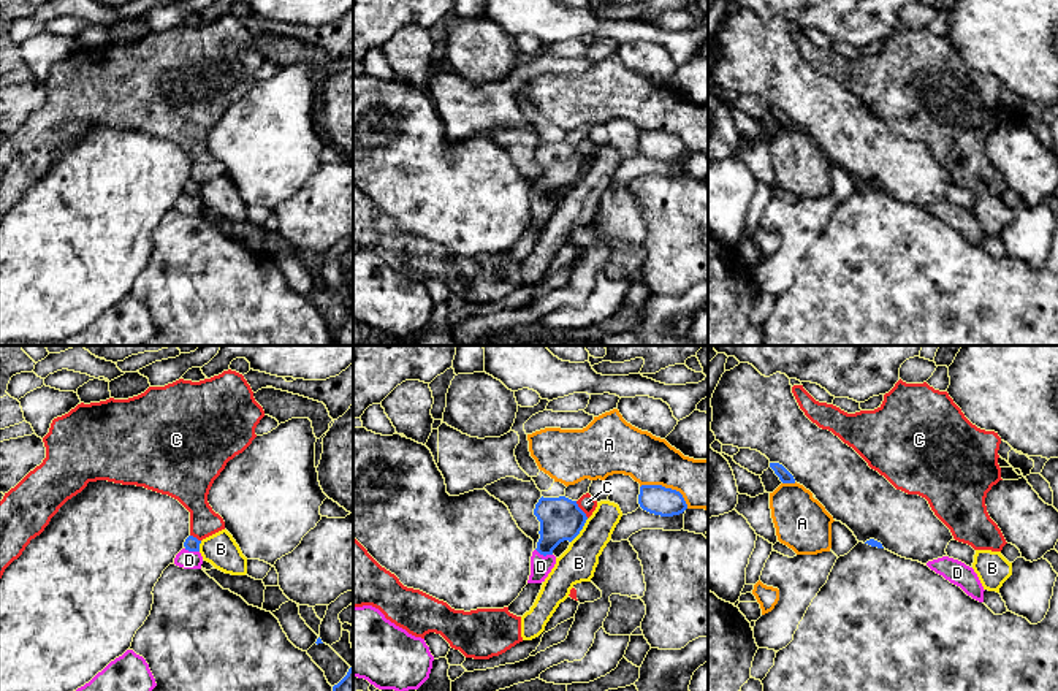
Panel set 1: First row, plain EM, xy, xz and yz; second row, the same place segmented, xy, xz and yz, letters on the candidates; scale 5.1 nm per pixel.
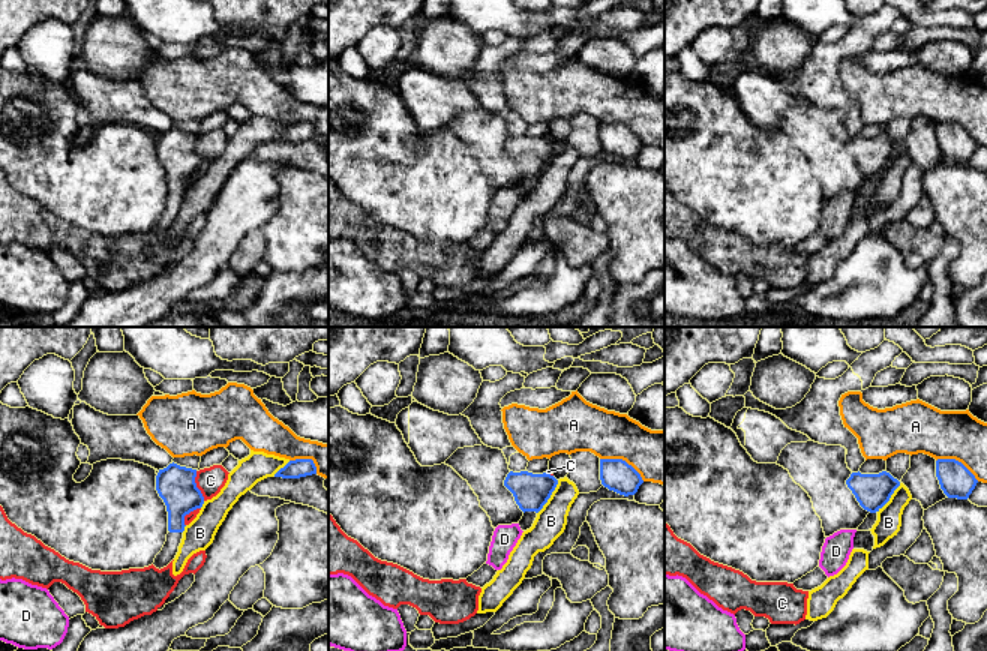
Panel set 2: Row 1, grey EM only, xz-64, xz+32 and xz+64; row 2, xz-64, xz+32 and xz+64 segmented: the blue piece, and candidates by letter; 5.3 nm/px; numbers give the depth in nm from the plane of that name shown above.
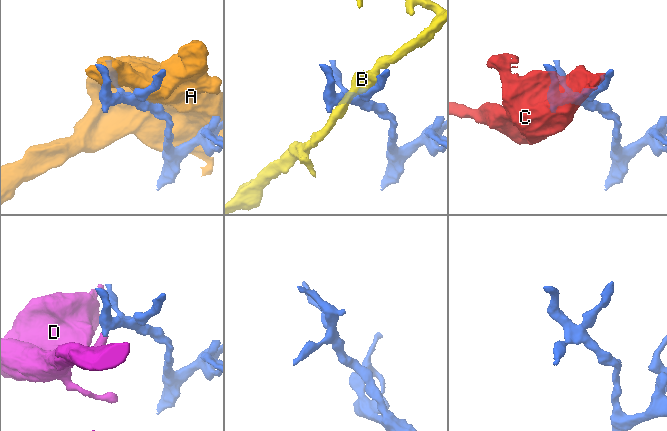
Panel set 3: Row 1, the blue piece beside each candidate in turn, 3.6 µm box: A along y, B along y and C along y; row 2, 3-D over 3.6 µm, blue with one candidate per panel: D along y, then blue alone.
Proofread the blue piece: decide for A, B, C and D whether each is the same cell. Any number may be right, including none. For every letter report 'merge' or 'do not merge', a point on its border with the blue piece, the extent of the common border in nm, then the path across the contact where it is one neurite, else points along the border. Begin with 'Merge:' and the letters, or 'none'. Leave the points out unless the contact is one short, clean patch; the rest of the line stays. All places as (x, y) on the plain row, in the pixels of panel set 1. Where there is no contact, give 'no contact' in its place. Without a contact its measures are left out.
Merge: none
A: do not merge; meets blue in xz at (667, 133); contact 280 nm long
B: do not merge; meets blue in xz at (580, 175); contact 160 nm long
C: do not merge; meets blue in xz at (580, 154); contact 110 nm long
D: do not merge; meets blue in xz at (544, 200); contact 90 nm long; border along xz (536, 194), (544, 200), (551, 200)

